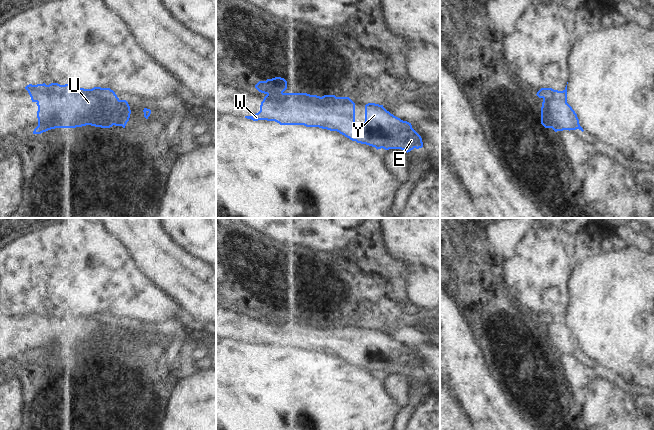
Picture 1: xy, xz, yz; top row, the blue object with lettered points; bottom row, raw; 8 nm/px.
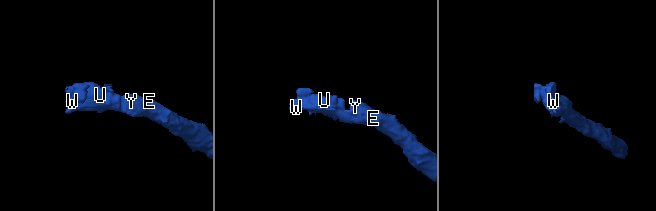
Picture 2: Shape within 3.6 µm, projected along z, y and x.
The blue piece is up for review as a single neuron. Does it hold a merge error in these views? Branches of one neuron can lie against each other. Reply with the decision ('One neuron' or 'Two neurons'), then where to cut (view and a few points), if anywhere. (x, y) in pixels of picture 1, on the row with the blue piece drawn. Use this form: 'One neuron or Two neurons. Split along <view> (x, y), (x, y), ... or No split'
One neuron. No split

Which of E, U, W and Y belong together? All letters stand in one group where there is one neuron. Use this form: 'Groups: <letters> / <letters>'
Groups: E U W Y

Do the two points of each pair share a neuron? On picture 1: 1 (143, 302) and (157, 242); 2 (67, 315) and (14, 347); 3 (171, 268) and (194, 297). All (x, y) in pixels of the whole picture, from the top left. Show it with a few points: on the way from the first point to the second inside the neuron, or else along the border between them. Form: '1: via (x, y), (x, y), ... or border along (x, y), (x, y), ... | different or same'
1: border along (135, 259), (136, 264), (144, 273), (167, 293) | different
2: via (54, 328), (42, 340), (27, 342) | same
3: via (178, 275), (193, 290) | same

